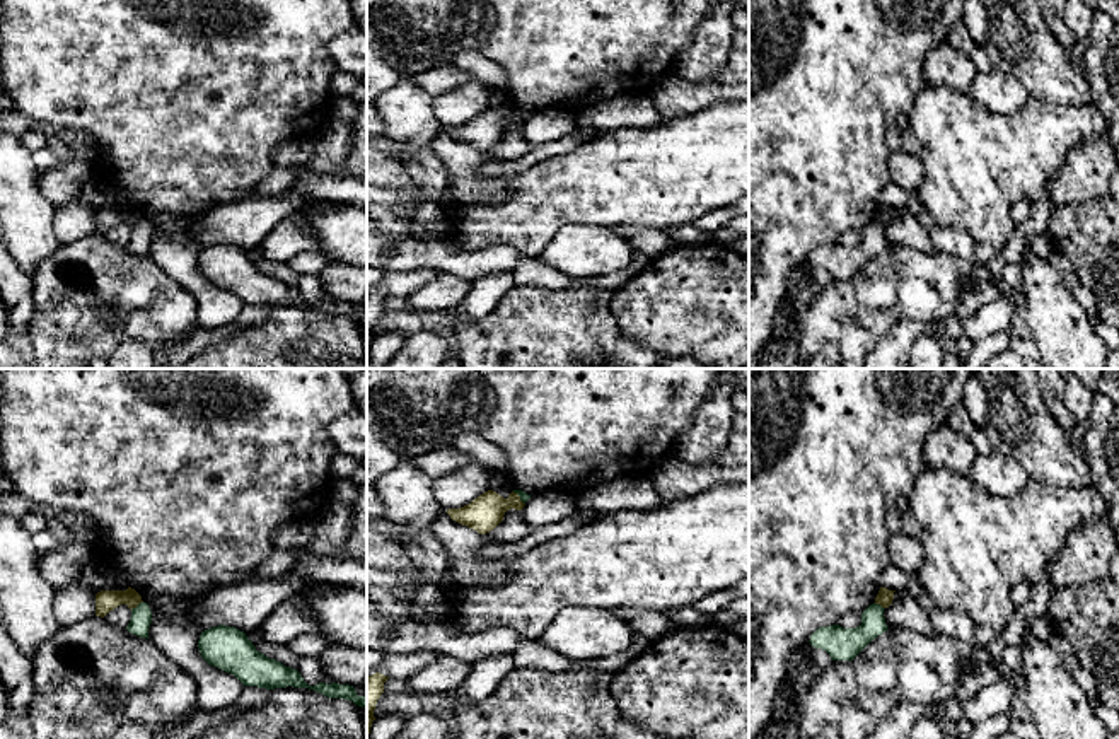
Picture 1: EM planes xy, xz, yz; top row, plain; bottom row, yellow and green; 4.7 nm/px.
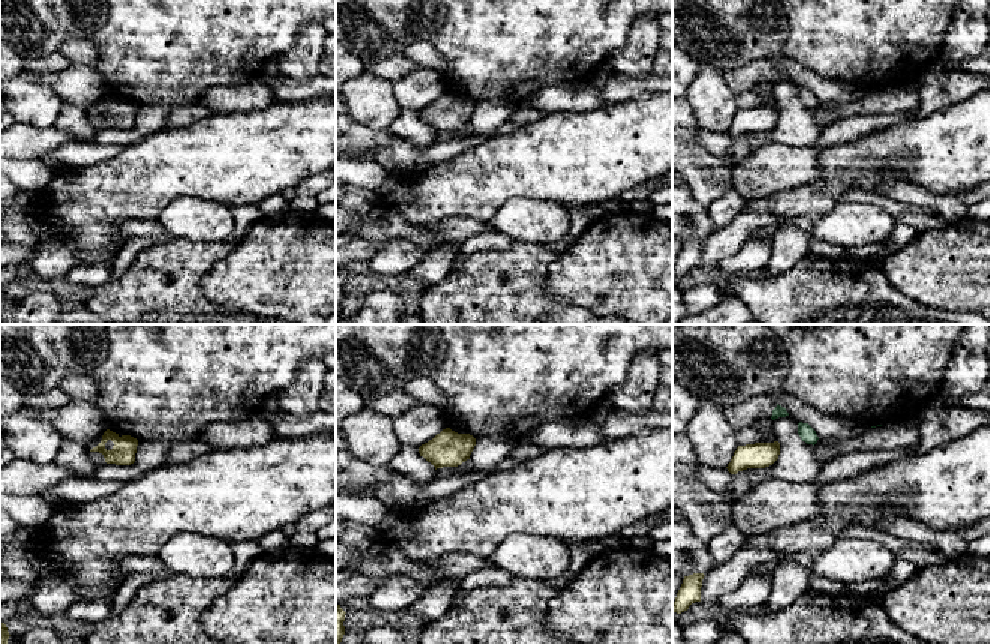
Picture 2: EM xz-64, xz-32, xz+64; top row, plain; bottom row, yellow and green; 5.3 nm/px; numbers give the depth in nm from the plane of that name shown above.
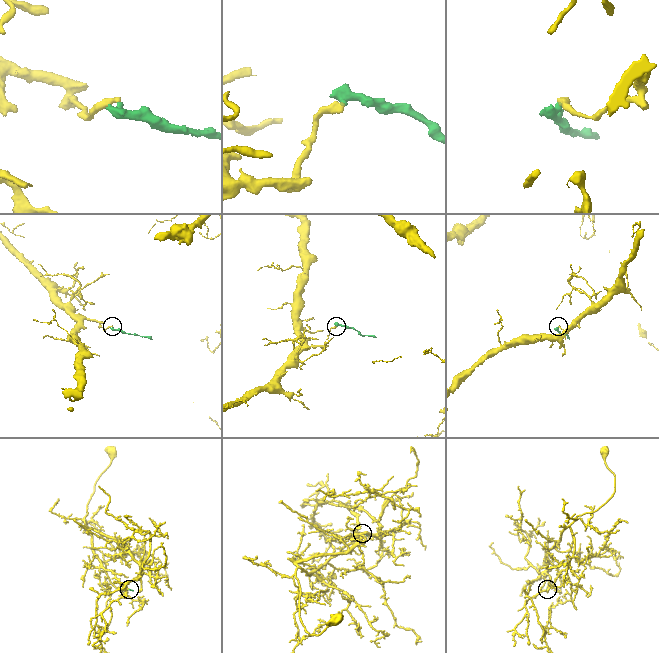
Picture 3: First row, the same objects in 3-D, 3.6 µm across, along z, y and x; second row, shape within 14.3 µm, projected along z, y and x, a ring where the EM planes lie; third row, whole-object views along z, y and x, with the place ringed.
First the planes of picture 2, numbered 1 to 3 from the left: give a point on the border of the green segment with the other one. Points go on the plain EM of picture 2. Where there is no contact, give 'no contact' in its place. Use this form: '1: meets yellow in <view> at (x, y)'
1: no contact
2: no contact
3: no contact

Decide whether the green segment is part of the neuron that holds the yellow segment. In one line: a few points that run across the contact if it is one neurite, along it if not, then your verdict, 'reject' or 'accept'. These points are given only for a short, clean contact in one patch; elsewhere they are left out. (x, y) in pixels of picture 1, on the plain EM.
line xy (142, 219), (132, 227); reject

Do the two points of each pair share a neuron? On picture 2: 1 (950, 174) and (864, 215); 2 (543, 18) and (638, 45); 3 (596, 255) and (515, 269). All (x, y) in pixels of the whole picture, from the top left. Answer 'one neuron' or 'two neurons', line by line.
1: two neurons
2: two neurons
3: two neurons

